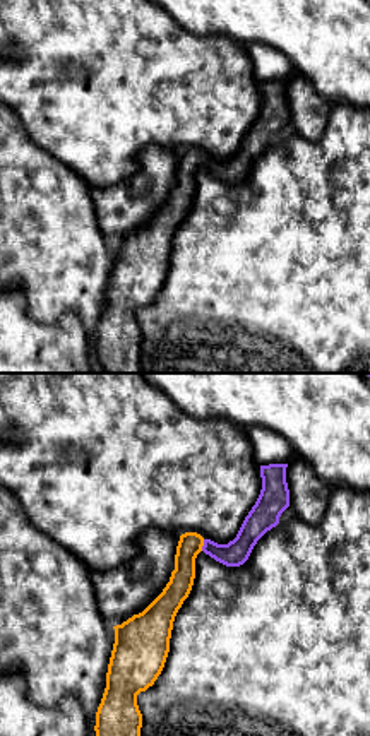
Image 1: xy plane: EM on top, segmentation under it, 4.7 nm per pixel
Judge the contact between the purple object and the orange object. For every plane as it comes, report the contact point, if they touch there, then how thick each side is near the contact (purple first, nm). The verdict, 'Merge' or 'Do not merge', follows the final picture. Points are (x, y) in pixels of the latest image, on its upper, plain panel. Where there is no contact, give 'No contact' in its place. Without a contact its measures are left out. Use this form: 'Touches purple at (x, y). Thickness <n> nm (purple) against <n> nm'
Touches purple at (204, 161). Thickness 120 nm (purple) against 120 nm

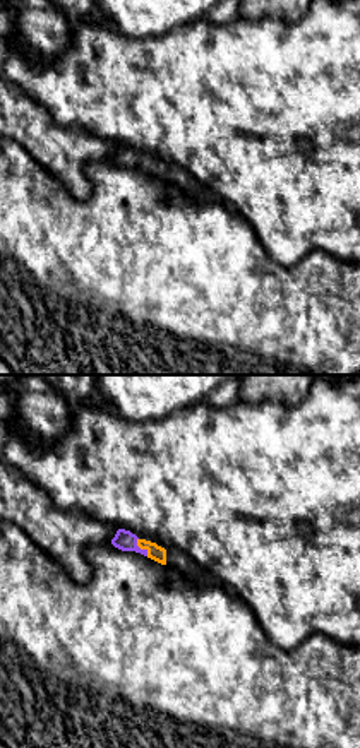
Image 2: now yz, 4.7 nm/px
Touches purple at (139, 165). Thickness 100 nm (purple) against 70 nm

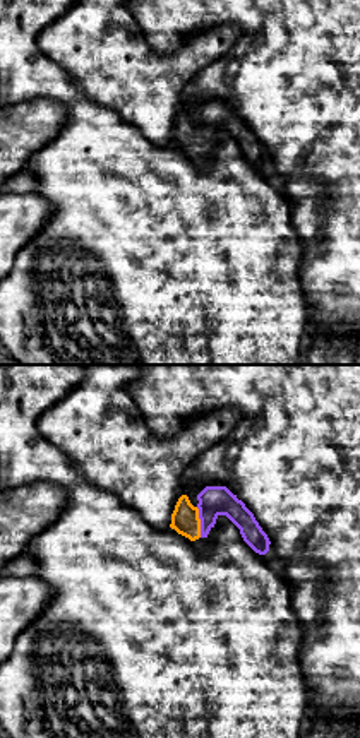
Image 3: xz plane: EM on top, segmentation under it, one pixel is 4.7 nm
Touches purple at (201, 139). Thickness 140 nm (purple) against 130 nm

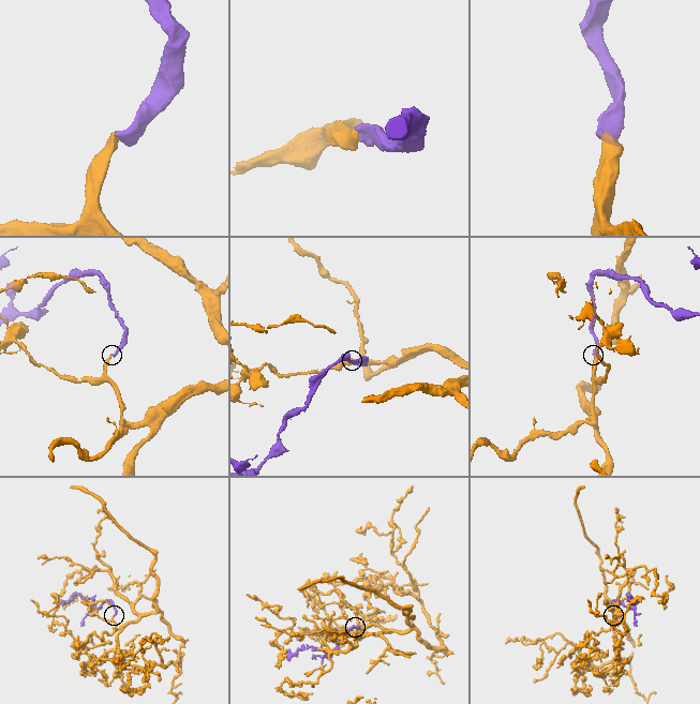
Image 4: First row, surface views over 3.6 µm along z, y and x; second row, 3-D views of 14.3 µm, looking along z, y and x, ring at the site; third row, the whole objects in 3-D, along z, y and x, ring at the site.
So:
Merge

